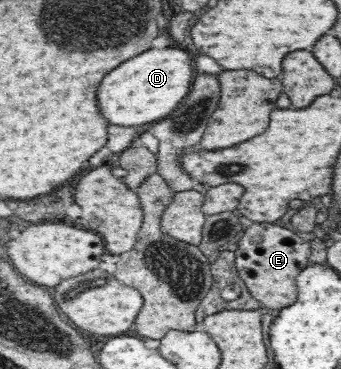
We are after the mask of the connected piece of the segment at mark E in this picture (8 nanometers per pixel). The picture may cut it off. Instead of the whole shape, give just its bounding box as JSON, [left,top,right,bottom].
[234,223,311,311]

